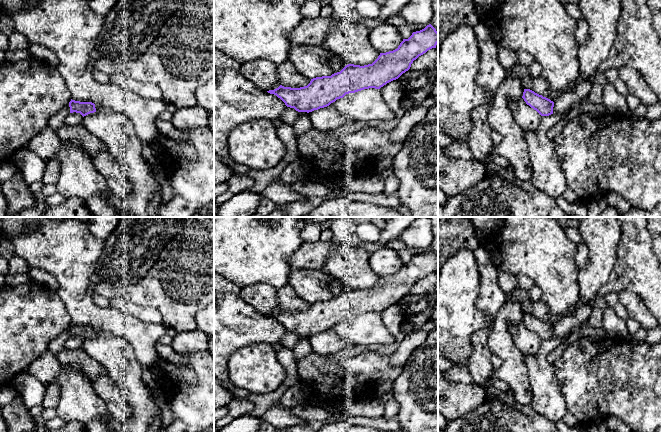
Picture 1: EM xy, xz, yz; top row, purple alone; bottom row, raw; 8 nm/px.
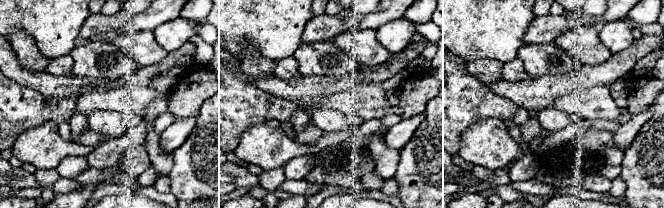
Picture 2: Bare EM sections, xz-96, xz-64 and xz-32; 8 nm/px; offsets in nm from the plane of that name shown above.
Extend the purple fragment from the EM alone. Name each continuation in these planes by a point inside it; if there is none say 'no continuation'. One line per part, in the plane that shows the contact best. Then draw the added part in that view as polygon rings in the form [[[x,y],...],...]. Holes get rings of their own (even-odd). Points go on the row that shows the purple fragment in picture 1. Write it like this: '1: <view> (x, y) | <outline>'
no continuation

